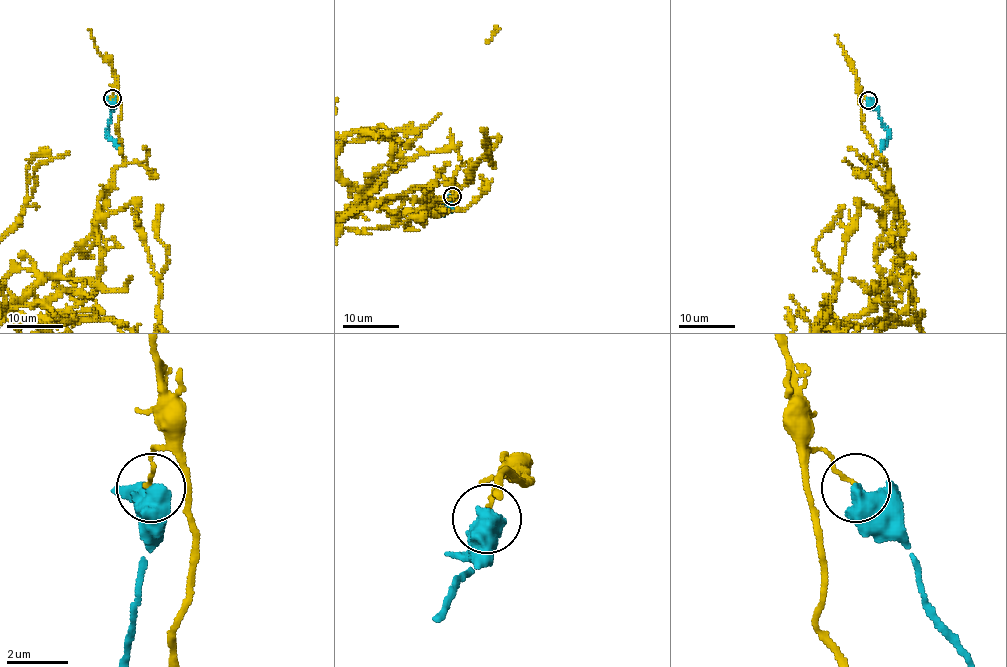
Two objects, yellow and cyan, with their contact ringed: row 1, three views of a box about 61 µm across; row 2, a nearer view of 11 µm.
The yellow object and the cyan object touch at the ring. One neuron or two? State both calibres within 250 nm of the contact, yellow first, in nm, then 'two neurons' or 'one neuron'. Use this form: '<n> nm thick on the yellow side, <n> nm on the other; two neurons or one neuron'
120 nm thick on the yellow side, 650 nm on the other; two neurons

